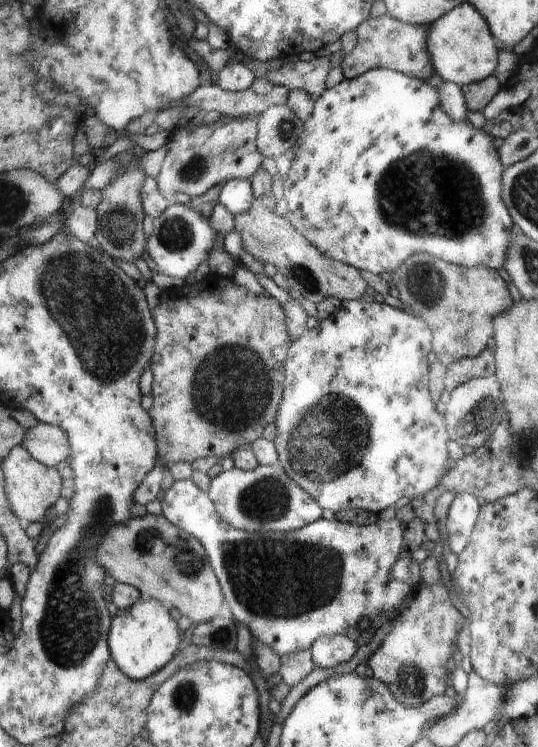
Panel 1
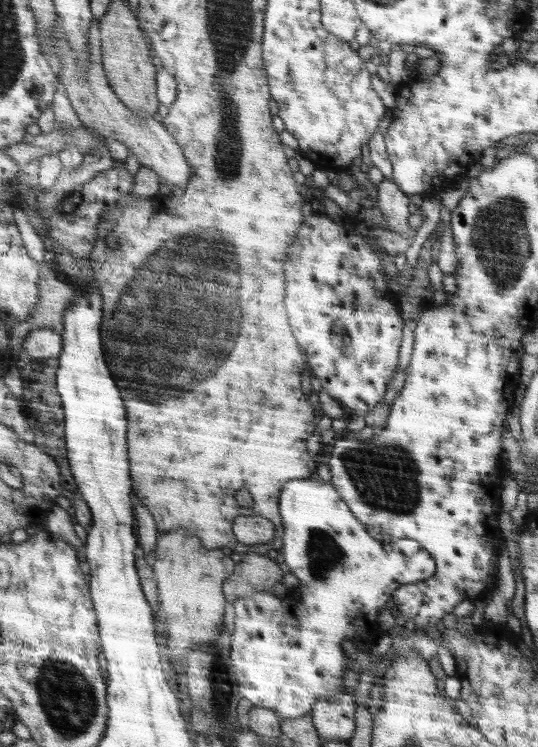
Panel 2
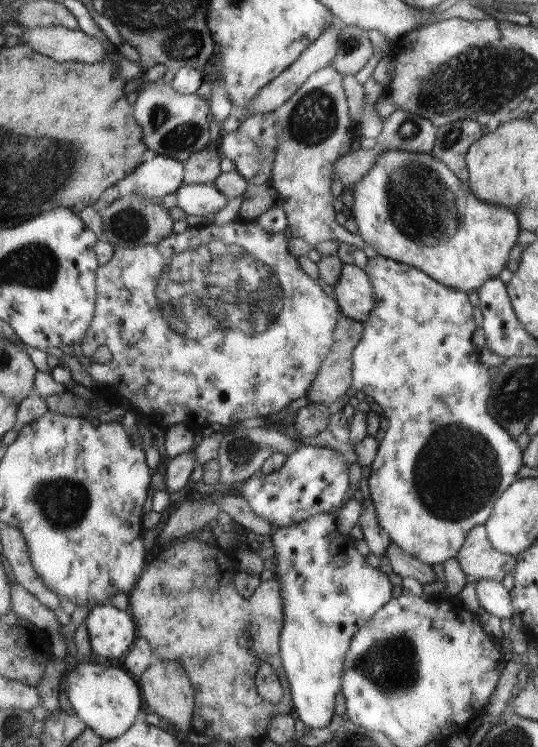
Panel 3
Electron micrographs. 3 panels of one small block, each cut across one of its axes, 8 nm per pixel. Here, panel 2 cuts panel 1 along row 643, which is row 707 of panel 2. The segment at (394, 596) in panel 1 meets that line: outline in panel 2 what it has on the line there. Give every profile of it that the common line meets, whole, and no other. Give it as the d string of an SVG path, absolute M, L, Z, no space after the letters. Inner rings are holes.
M292 479L284 485L284 490L279 496L279 514L283 515L284 522L284 554L285 563L284 565L290 570L289 572L296 576L300 586L298 586L299 596L296 594L284 595L282 597L277 597L274 594L265 593L264 591L253 593L248 597L242 597L233 602L231 611L231 624L234 628L234 632L231 630L232 634L232 646L230 646L230 663L232 668L234 668L234 676L238 682L238 693L241 698L246 698L250 700L253 706L262 706L262 708L268 708L268 710L274 712L276 716L281 720L282 718L300 718L306 716L306 714L311 714L312 709L320 700L328 700L336 694L340 694L340 688L345 686L344 682L344 672L348 670L350 666L350 658L346 656L346 652L342 650L342 642L356 642L356 640L362 640L366 636L370 638L376 638L378 632L374 634L366 634L366 632L350 632L348 626L354 622L352 618L364 618L366 620L376 620L378 616L378 610L382 610L382 606L390 600L390 596L395 594L396 588L402 588L402 584L416 584L418 580L424 581L430 579L436 571L435 561L431 558L429 552L427 552L420 543L412 539L398 539L395 542L384 543L379 539L371 538L370 532L364 527L362 522L356 518L354 512L351 511L351 507L344 502L342 495L339 490L335 489L335 486L328 484L328 482L312 482L312 480L300 480Z

